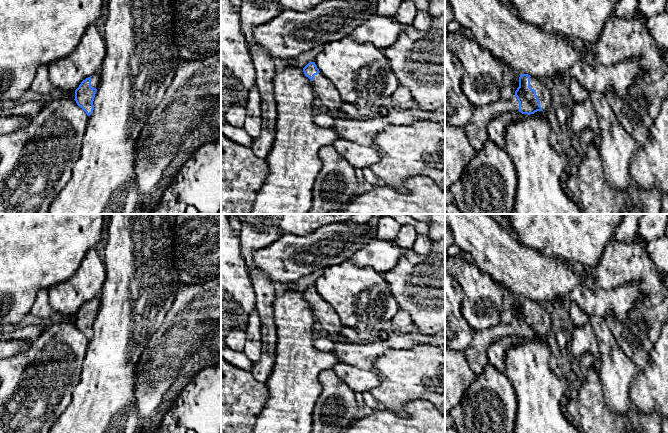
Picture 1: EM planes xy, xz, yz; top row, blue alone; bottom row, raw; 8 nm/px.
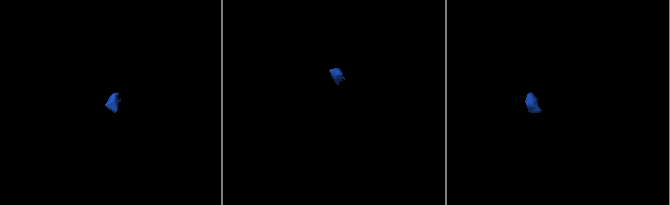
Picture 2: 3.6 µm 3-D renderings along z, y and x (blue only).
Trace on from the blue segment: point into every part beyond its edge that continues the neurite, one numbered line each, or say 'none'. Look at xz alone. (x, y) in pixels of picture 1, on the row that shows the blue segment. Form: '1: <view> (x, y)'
1: xz (325, 92)

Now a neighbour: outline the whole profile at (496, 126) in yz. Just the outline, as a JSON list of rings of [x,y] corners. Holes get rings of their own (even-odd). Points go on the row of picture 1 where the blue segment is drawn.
[[[508,112],[493,117],[487,123],[488,138],[498,147],[505,148],[505,127],[521,117],[521,112]]]

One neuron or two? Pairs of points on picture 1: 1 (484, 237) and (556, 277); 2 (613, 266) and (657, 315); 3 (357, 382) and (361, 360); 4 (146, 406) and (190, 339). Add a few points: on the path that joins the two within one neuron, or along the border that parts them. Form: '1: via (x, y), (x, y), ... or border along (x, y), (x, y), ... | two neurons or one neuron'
1: via (502, 255), (517, 269), (538, 276) | one neuron
2: via (630, 266), (654, 289), (657, 298) | one neuron
3: border along (339, 361), (370, 370) | two neurons
4: via (150, 389), (154, 375), (173, 356) | one neuron

